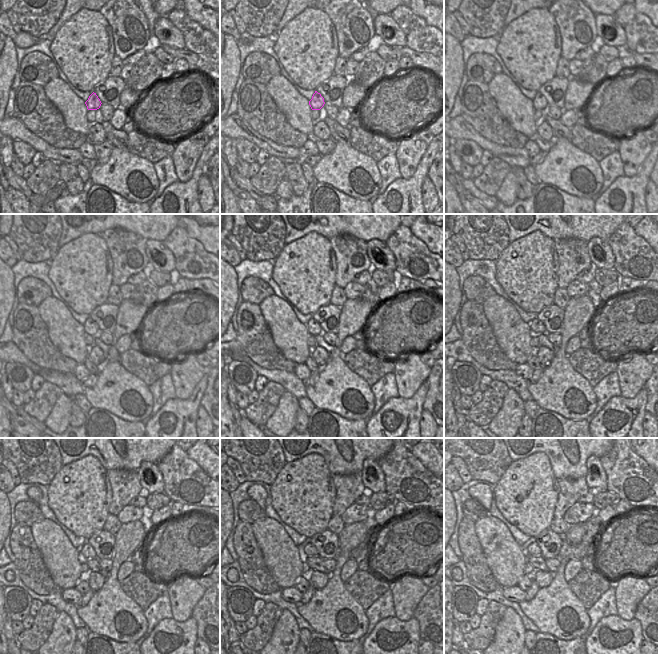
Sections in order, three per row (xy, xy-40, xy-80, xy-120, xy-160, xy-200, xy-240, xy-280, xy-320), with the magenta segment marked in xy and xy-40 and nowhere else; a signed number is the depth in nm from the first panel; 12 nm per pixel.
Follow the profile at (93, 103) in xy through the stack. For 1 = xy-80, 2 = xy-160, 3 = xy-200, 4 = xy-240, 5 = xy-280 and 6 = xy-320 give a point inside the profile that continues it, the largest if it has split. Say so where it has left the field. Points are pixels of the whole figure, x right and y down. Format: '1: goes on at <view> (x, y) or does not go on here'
1: goes on at xy-80 (539, 103)
2: goes on at xy-160 (313, 327)
3: goes on at xy-200 (537, 328)
4: goes on at xy-240 (86, 551)
5: goes on at xy-280 (309, 551)
6: goes on at xy-320 (533, 549)

